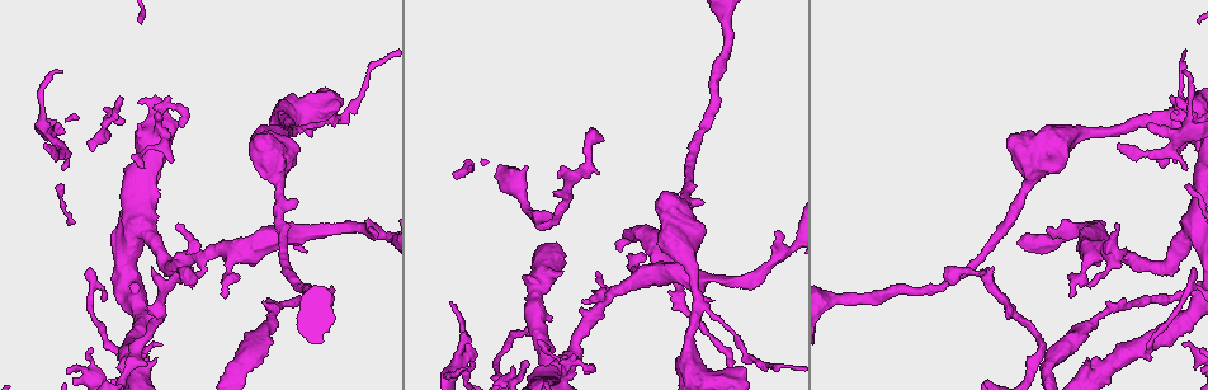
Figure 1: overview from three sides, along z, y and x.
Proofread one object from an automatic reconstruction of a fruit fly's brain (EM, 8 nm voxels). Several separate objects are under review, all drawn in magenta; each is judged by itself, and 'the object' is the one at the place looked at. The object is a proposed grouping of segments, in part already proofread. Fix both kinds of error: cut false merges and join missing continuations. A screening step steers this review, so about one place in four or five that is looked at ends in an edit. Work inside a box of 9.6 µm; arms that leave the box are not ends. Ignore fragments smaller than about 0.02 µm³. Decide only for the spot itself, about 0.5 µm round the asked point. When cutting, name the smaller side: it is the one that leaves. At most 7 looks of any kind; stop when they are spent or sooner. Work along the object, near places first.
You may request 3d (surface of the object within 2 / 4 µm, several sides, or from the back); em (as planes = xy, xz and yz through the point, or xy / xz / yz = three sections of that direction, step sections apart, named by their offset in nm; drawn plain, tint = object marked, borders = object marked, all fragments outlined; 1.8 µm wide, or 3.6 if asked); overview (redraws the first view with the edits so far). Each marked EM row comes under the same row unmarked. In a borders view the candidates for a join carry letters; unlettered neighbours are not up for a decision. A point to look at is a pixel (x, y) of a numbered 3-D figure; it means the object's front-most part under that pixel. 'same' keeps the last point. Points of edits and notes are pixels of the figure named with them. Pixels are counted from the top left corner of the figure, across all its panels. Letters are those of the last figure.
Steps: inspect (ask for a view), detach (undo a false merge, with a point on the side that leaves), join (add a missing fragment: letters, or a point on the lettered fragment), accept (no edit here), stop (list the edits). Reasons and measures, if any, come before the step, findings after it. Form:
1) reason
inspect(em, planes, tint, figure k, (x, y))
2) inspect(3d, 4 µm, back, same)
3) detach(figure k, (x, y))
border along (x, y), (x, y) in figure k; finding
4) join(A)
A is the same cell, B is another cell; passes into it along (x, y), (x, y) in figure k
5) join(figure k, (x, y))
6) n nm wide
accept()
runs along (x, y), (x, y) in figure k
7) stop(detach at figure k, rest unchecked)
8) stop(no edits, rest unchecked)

an open end
inspect(em, 3.6 µm, planes, borders, figure 1, (560, 177))

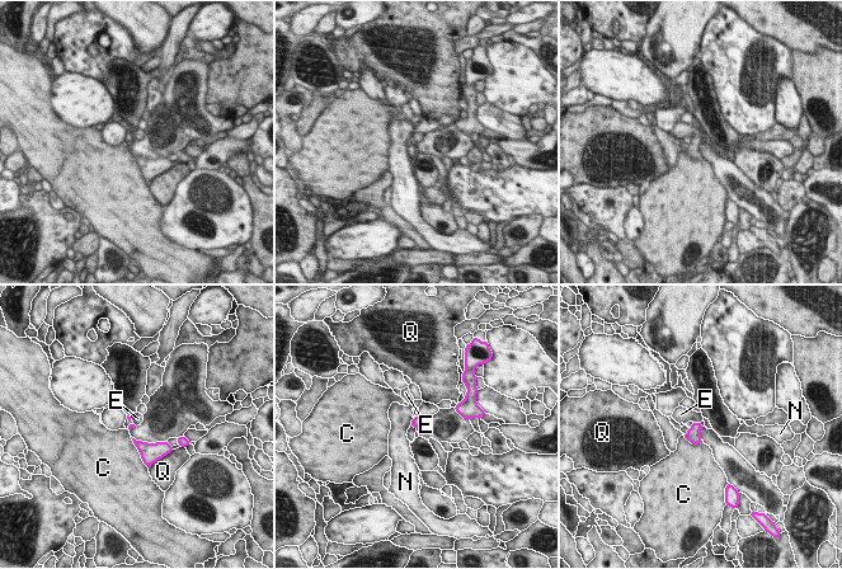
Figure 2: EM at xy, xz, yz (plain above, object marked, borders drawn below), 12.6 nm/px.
accept()
C, E, N and Q are other cells; border along (692, 421), (700, 423) in figure 2; no lettered fragment goes on from it

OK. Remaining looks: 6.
calibre changes
inspect(em, yz, step 16, tint, figure 1, (296, 130))

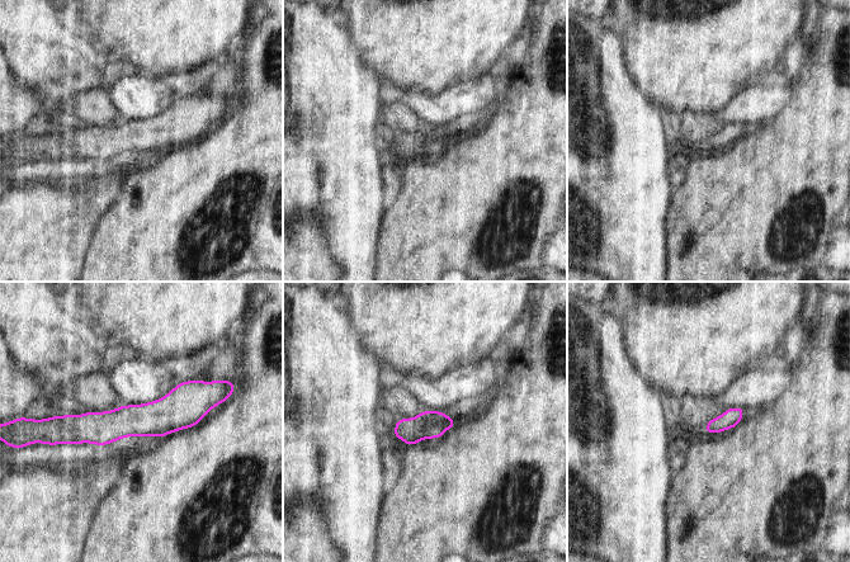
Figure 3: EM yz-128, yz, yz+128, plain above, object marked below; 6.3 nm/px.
inspect(em, planes, borders, same)

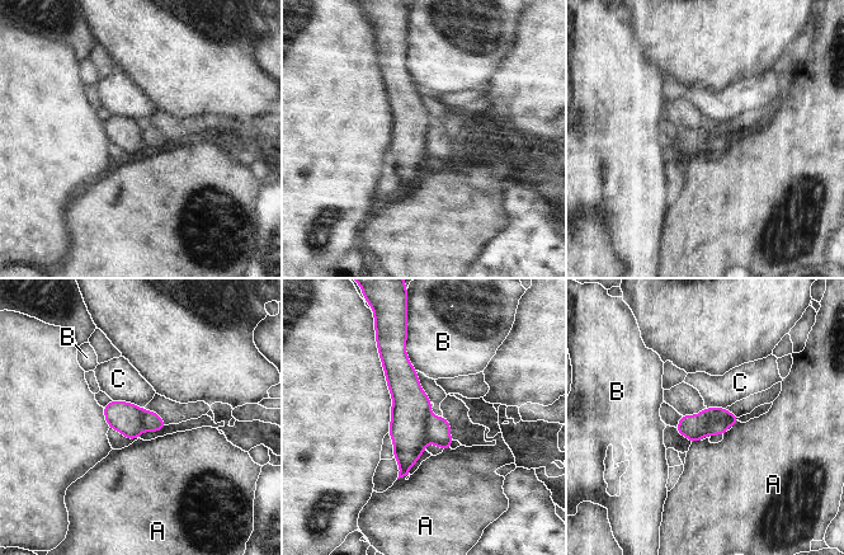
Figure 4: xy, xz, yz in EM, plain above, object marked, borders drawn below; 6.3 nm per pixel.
detach(figure 4, (437, 428))
A, B and C are other cells; border along (429, 410), (425, 417), (427, 441) in figure 4; two neurons meet here

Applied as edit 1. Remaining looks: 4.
free end
inspect(3d, 2 µm, figure 1, (1048, 232))

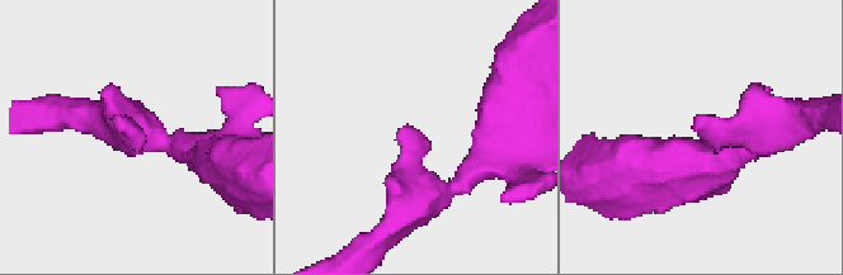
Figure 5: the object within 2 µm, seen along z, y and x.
shape alone is not enough
inspect(em, xz, step 16, borders, figure 5, (692, 128))

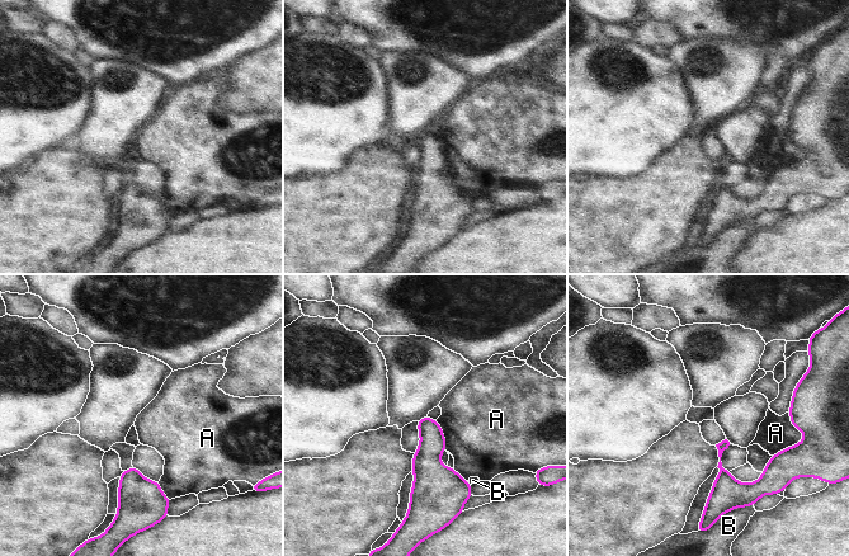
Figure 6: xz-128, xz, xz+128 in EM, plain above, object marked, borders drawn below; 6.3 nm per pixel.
160 nm wide
accept()
A and B are other cells; border along (434, 420), (440, 427), (446, 450) in figure 6; no lettered fragment goes on from it

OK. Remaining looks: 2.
stop(detach at figure 4, rest unchecked)

